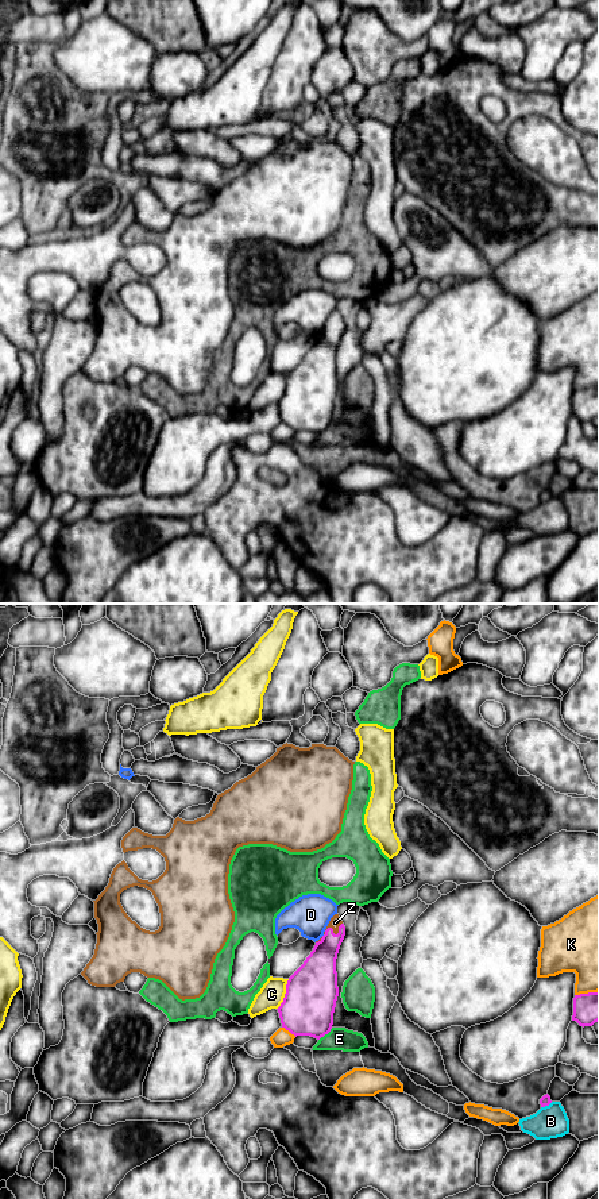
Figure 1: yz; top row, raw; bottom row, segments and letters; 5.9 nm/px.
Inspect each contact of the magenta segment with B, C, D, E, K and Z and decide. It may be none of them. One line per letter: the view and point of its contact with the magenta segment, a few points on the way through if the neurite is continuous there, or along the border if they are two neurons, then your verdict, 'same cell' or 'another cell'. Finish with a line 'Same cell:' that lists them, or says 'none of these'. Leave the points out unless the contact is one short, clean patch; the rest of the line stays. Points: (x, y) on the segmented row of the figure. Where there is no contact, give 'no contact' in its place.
B: meets magenta in yz at (547, 1105); another cell
C: meets magenta in yz at (285, 994); another cell
D: no contact; another cell
E: meets magenta in yz at (325, 1033); another cell
K: meets magenta in yz at (289, 1030); another cell
Z: meets magenta in yz at (332, 932); another cell
Same cell: none of these

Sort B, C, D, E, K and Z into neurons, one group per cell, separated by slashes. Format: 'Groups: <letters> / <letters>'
Groups: B / C / D / E / K / Z

